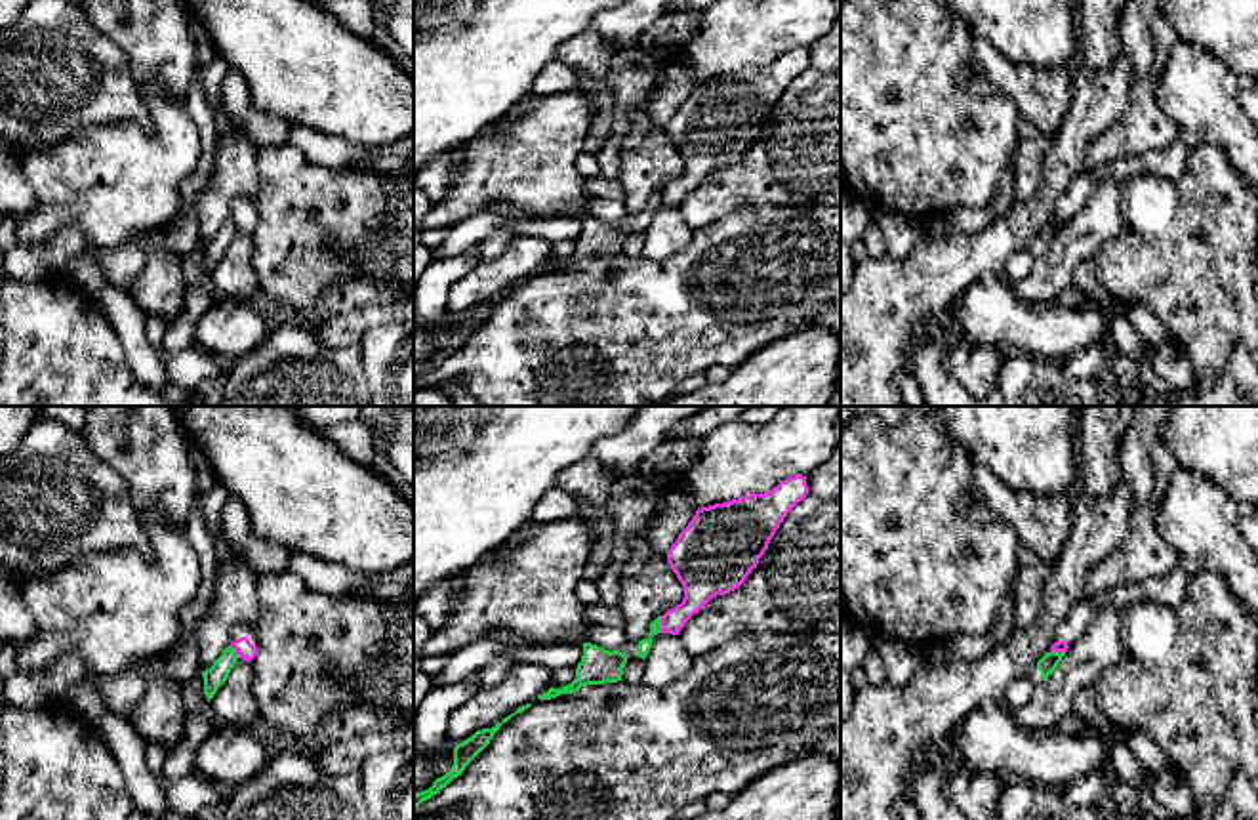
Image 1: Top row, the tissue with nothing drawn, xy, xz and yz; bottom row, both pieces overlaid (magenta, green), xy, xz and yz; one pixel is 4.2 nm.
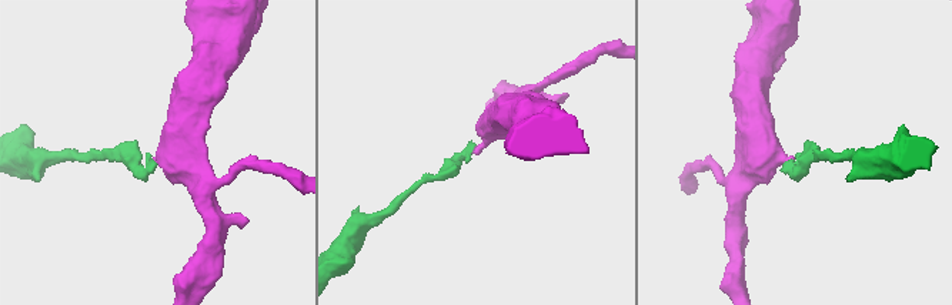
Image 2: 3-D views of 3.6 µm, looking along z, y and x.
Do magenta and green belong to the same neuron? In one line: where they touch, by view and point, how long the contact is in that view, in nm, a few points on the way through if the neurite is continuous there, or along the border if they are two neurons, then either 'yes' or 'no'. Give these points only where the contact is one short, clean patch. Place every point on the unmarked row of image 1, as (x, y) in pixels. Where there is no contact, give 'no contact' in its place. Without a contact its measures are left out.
meets magenta in xz at (662, 197); contact 70 nm long; border along xz (660, 189), (662, 204); no

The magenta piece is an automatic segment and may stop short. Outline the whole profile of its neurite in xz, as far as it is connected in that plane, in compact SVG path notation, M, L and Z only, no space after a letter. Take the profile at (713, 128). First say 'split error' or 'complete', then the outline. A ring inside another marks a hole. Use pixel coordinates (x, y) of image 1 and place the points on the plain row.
complete; M795 48L770 65L698 82L667 126L684 172L661 189L661 206L679 208L713 170L738 162L806 67L806 50Z

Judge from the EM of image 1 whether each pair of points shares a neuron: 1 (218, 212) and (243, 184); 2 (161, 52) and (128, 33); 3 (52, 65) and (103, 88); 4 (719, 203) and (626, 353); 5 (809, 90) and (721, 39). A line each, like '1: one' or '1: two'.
1: one
2: one
3: one
4: two
5: two

